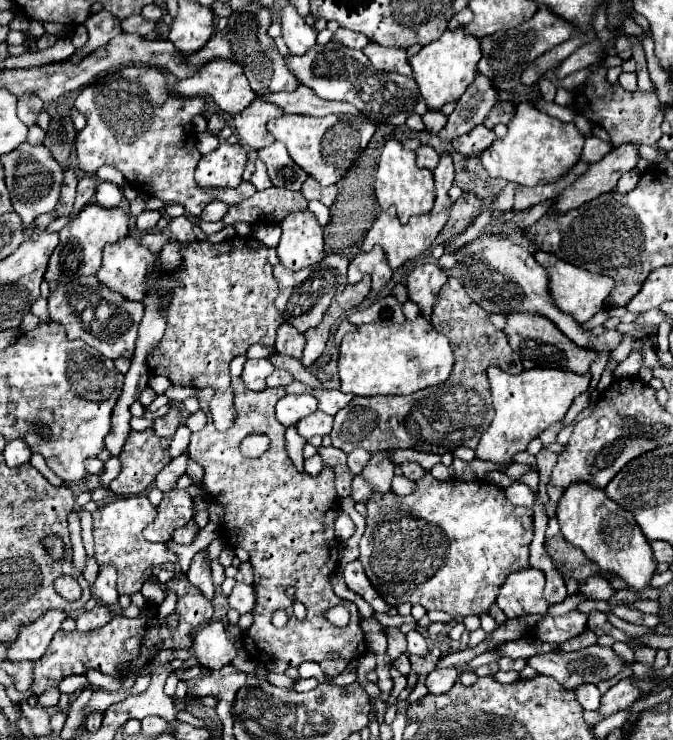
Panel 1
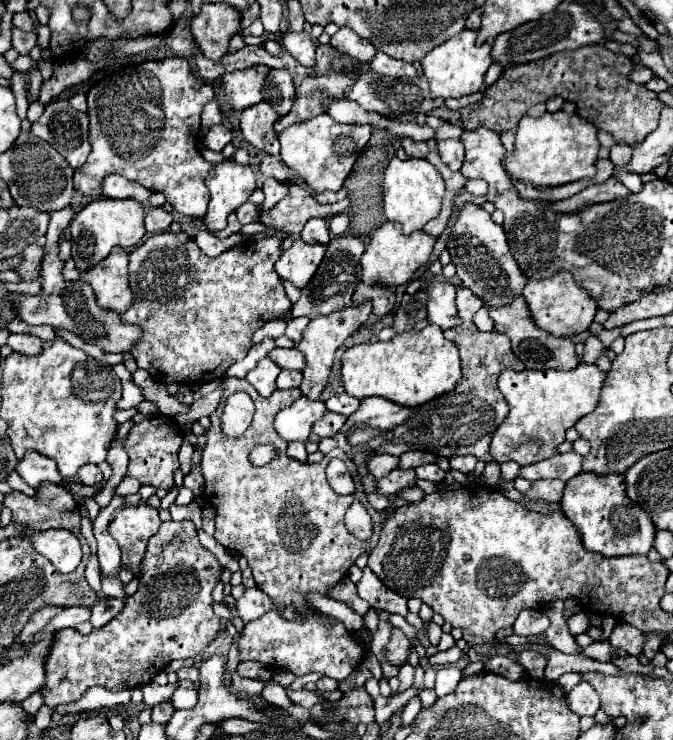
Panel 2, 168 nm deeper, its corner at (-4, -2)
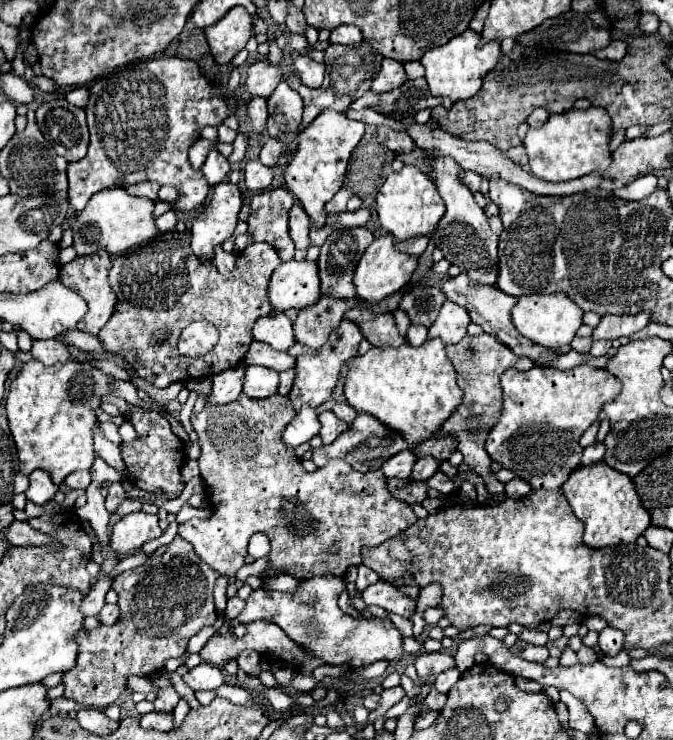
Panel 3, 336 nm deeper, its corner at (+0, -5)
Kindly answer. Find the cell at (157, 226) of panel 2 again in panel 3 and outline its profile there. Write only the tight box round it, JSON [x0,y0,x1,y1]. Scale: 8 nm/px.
[156,210,176,232]

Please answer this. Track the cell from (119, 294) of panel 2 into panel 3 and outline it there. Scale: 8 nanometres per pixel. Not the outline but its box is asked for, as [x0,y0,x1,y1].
[60,250,116,334]

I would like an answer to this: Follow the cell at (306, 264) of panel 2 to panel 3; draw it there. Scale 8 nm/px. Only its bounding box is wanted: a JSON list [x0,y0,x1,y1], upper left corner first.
[268,262,320,312]

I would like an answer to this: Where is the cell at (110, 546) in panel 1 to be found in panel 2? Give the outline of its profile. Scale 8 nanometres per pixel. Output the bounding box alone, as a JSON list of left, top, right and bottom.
[108,503,160,575]

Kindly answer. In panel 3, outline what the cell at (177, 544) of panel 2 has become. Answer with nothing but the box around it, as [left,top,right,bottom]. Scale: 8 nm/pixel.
[62,536,220,710]

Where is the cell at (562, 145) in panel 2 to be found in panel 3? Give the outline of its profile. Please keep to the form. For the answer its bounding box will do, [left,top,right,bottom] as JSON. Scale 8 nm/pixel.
[524,106,612,182]

